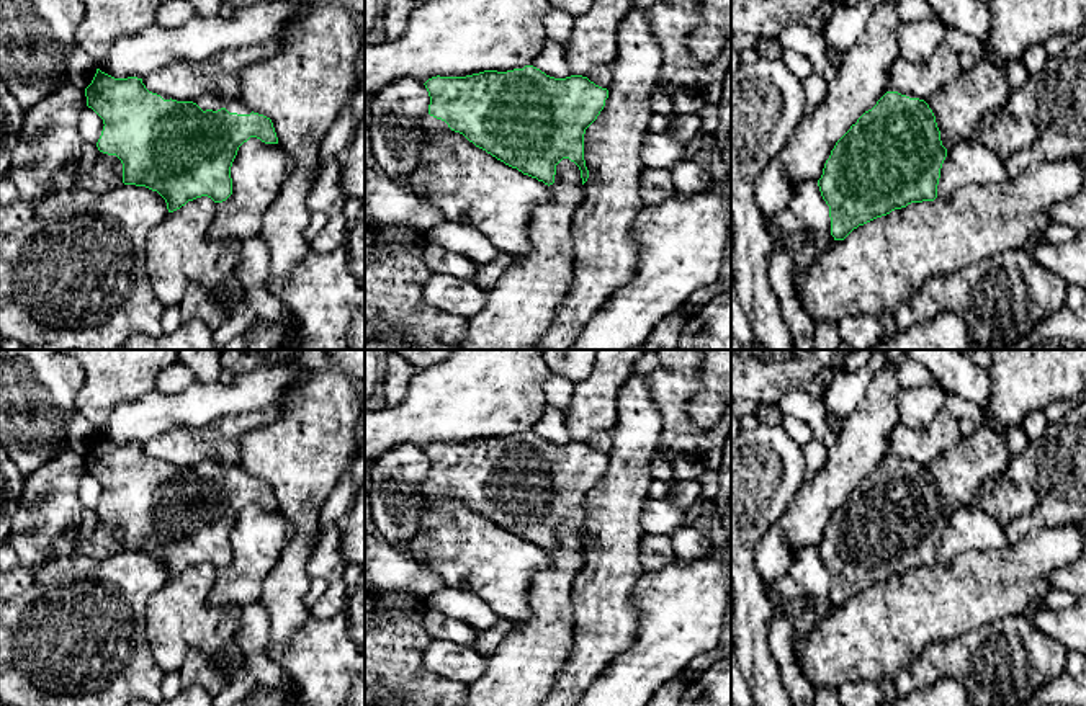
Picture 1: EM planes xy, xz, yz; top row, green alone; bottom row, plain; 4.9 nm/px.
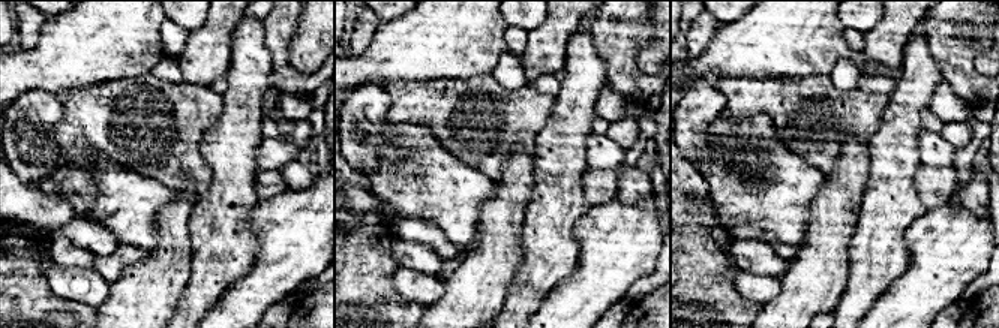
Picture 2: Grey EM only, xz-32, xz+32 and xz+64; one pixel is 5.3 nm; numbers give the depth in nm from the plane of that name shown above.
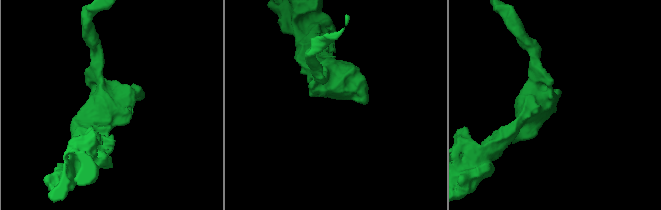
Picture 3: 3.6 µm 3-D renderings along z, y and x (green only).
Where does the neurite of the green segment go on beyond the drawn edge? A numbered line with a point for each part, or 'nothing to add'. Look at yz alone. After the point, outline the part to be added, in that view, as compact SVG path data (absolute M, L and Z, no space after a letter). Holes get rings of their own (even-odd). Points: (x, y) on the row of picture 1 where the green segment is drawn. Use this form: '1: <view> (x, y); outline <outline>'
1: yz (972, 105); outline M988 56L940 87L926 103L936 116L942 145L978 137L1007 160L1039 139L1039 127L1027 118L1011 116L1004 106L1012 93L1006 74Z

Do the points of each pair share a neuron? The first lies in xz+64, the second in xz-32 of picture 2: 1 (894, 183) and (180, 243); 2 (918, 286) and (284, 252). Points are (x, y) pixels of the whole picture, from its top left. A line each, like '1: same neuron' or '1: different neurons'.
1: different neurons
2: same neuron

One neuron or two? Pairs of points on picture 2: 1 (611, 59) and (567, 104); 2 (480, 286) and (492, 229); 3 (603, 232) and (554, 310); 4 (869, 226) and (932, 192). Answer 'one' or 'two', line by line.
1: two
2: one
3: one
4: two

